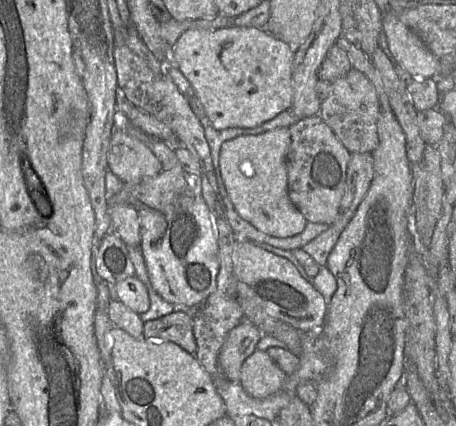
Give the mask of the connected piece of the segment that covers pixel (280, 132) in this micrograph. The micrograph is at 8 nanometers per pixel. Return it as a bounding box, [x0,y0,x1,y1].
[220,127,308,238]

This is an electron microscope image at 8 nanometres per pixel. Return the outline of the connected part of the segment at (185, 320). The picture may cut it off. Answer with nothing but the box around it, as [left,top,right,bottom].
[143,309,197,354]

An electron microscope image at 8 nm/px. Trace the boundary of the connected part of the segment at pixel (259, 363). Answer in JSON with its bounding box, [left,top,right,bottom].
[240,349,287,398]

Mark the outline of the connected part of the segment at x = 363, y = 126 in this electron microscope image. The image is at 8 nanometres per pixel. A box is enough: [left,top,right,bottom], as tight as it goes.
[319,68,381,153]

